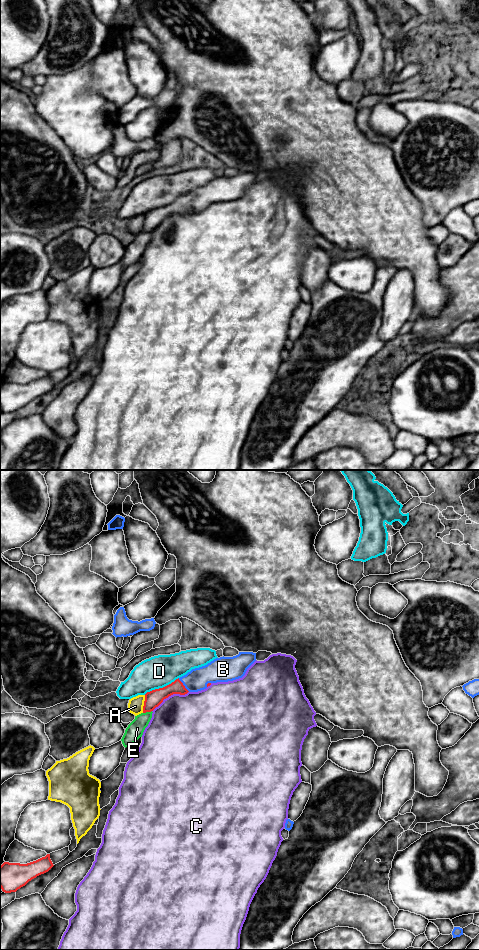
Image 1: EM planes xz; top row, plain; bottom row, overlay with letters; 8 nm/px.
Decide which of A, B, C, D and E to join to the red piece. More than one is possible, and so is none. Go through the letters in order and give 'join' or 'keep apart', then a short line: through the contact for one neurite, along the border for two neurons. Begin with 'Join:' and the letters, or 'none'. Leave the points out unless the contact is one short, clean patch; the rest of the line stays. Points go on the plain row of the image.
Join: B
A: keep apart
B: join
C: keep apart
D: keep apart
E: keep apart

